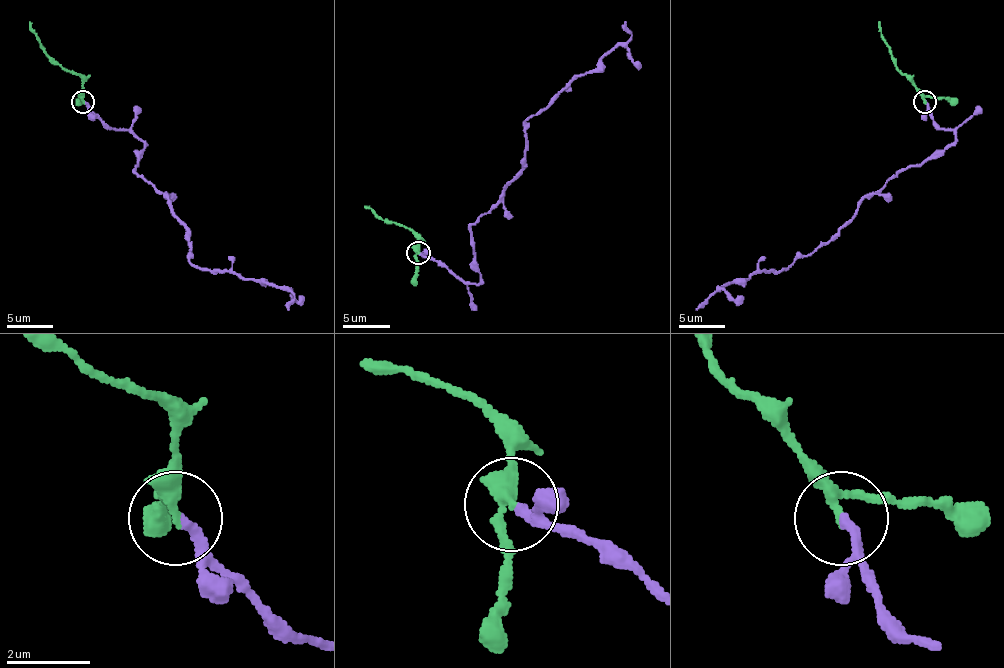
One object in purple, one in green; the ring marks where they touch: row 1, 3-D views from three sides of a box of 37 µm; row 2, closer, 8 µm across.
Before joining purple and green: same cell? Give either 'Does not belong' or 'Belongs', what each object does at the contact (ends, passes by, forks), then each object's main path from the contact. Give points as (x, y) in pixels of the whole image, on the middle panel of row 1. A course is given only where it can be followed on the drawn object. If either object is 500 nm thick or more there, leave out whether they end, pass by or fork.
Belongs. At the ring purple ends. At the ring green passes by. Course of purple: (419, 253), (470, 283), (479, 281), (470, 227), (521, 169), (526, 120), (631, 38), (624, 22). Course of green: (419, 253), (419, 239), (402, 225), (381, 218), (365, 206)

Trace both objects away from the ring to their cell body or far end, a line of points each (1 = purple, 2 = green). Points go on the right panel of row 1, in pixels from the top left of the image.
1: (925, 102), (953, 141), (865, 197), (826, 243), (786, 268), (719, 287), (696, 310)
2: (925, 102), (911, 81), (897, 70), (879, 21)

